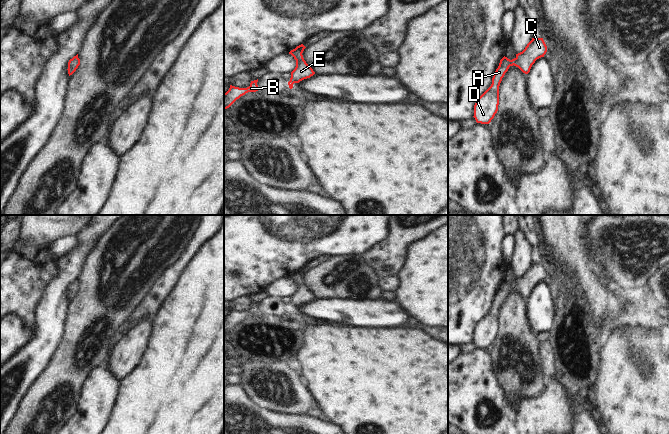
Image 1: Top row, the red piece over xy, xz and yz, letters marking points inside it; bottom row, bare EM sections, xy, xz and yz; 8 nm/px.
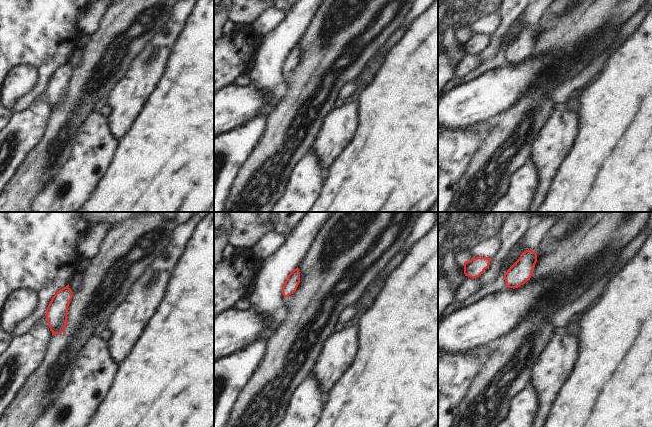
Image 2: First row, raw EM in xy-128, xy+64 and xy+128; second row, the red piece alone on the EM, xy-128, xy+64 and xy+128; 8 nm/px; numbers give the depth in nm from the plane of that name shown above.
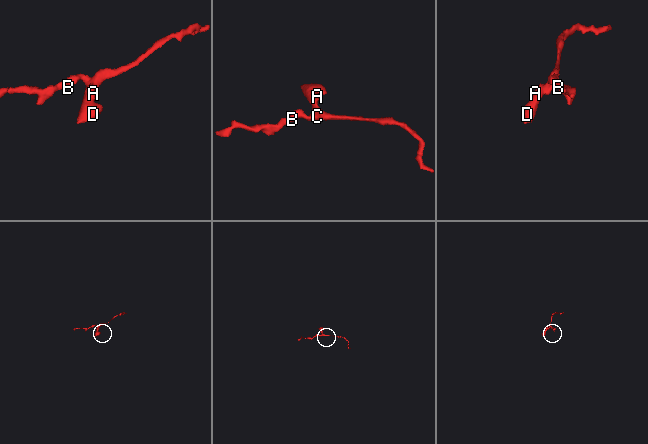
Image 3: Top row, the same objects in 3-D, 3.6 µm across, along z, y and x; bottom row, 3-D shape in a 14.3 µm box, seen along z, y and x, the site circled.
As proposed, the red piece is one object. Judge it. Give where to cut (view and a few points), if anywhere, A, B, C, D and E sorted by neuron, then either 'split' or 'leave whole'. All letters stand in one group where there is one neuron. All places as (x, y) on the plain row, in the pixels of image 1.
cut none; groups A B C D E; leave whole

